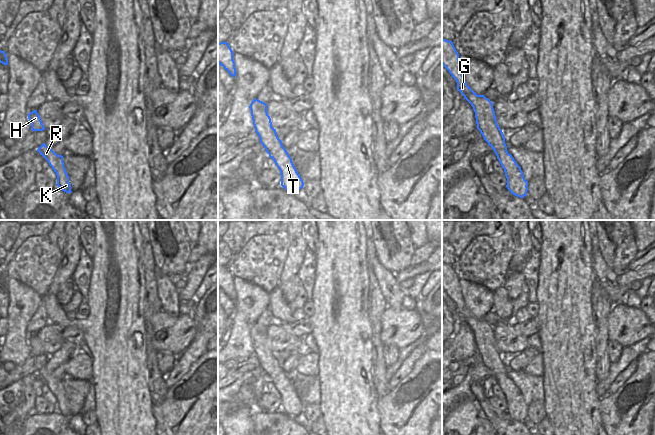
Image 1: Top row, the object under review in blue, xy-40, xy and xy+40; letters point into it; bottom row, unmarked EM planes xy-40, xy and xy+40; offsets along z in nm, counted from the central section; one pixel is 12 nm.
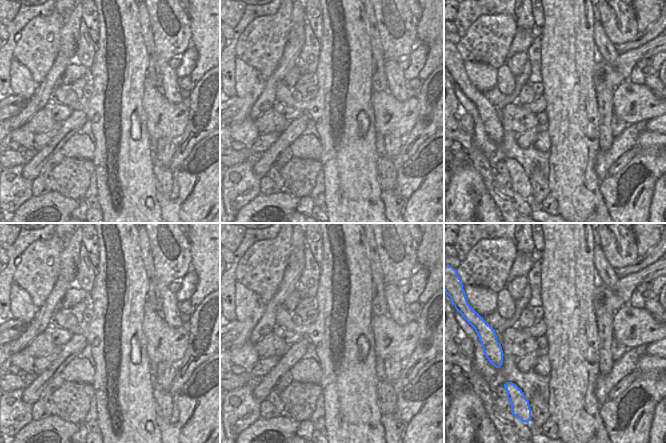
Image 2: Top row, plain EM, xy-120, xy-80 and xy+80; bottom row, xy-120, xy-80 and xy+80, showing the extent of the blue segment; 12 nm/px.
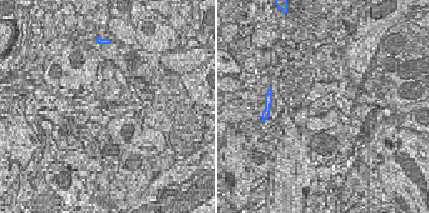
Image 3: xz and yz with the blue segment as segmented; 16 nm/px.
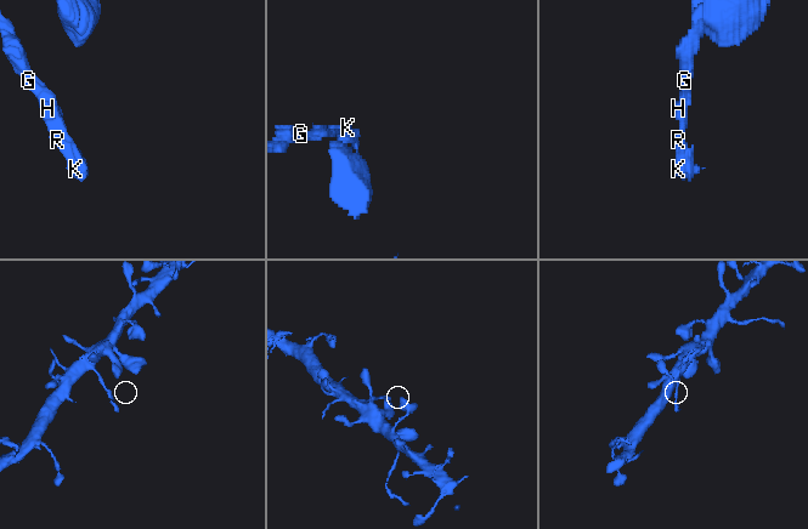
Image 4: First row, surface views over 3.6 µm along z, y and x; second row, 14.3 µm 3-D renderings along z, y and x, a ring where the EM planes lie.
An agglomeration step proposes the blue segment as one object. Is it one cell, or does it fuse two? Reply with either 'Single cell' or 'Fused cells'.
Single cell.

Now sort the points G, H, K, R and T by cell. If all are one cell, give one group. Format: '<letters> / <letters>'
G H K R T

